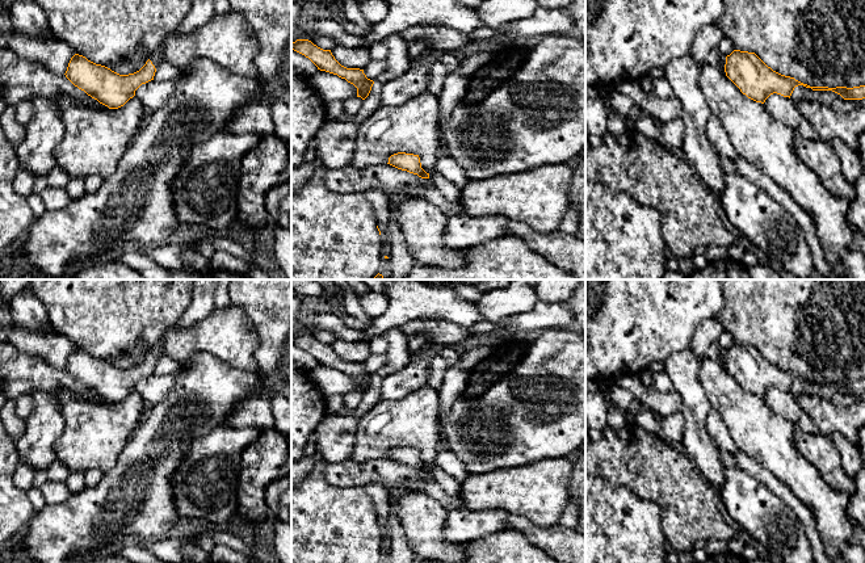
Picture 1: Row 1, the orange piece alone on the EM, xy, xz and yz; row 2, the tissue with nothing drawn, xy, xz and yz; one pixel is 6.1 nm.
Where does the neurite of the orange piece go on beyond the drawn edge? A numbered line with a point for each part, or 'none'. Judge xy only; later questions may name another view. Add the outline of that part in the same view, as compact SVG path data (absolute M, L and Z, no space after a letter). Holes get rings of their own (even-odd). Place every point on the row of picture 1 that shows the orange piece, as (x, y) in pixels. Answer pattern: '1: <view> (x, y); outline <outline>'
1: xy (156, 58); outline M163 46L150 58L150 60L152 62L152 64L155 66L155 68L158 68L159 63L161 62L161 59L164 58L164 50Z

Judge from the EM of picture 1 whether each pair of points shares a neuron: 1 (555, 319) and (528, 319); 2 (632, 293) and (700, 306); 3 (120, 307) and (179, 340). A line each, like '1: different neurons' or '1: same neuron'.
1: same neuron
2: same neuron
3: different neurons

